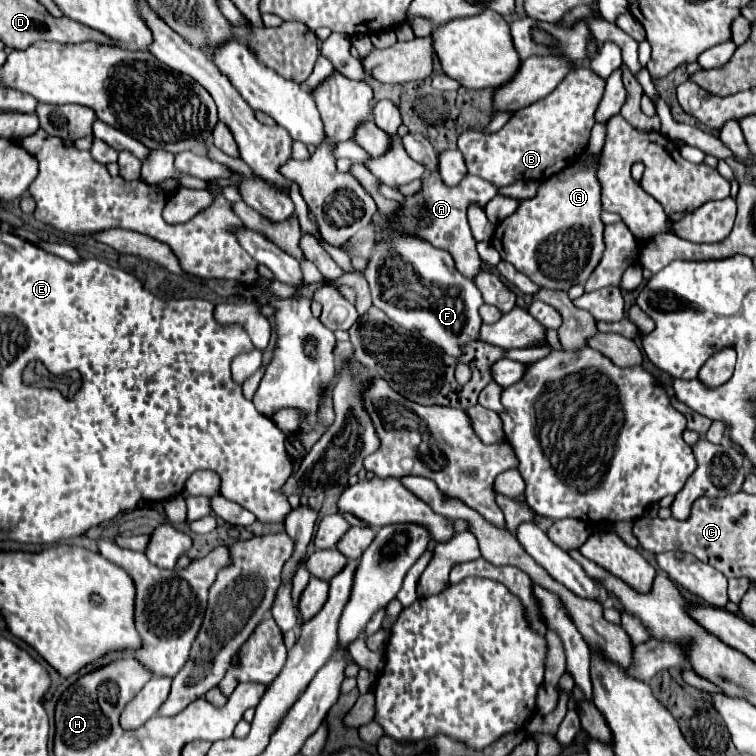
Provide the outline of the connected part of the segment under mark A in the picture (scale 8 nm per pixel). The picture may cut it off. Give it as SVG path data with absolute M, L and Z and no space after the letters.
M429 172L427 176L421 178L421 182L423 182L423 186L417 194L401 200L403 216L399 216L399 228L403 228L403 232L407 232L411 236L419 236L421 240L427 240L435 248L447 250L453 256L457 270L465 278L473 280L481 270L481 258L475 250L477 242L475 242L469 222L467 222L467 208L471 204L485 208L485 204L499 194L499 186L487 184L487 180L479 180L479 176L467 174L457 186L449 188L443 184L439 172Z

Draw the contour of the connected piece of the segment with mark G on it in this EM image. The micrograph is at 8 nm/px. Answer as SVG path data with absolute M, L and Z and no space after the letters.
M591 158L587 162L581 162L579 168L571 166L563 170L563 176L553 176L545 180L537 192L535 198L523 200L519 210L497 224L491 244L501 254L501 258L509 264L513 264L519 272L523 272L527 278L531 278L541 288L549 290L563 290L567 292L575 284L585 284L589 274L599 264L605 244L603 244L603 222L599 218L601 214L601 186L595 176L597 172L597 158Z

